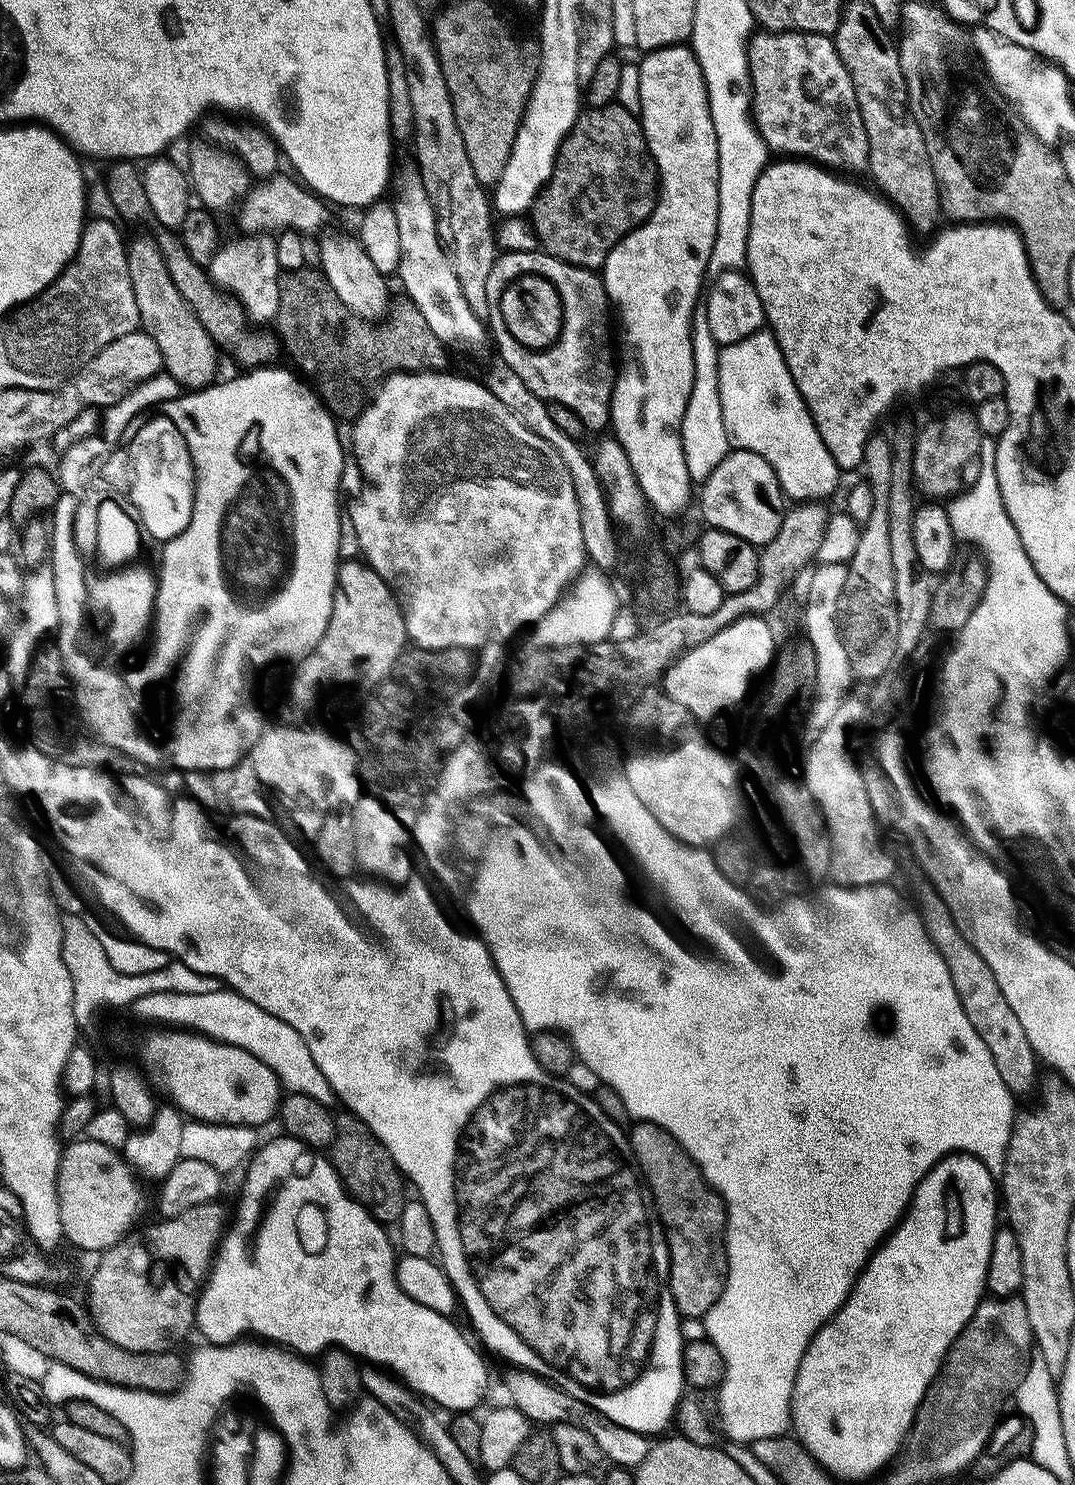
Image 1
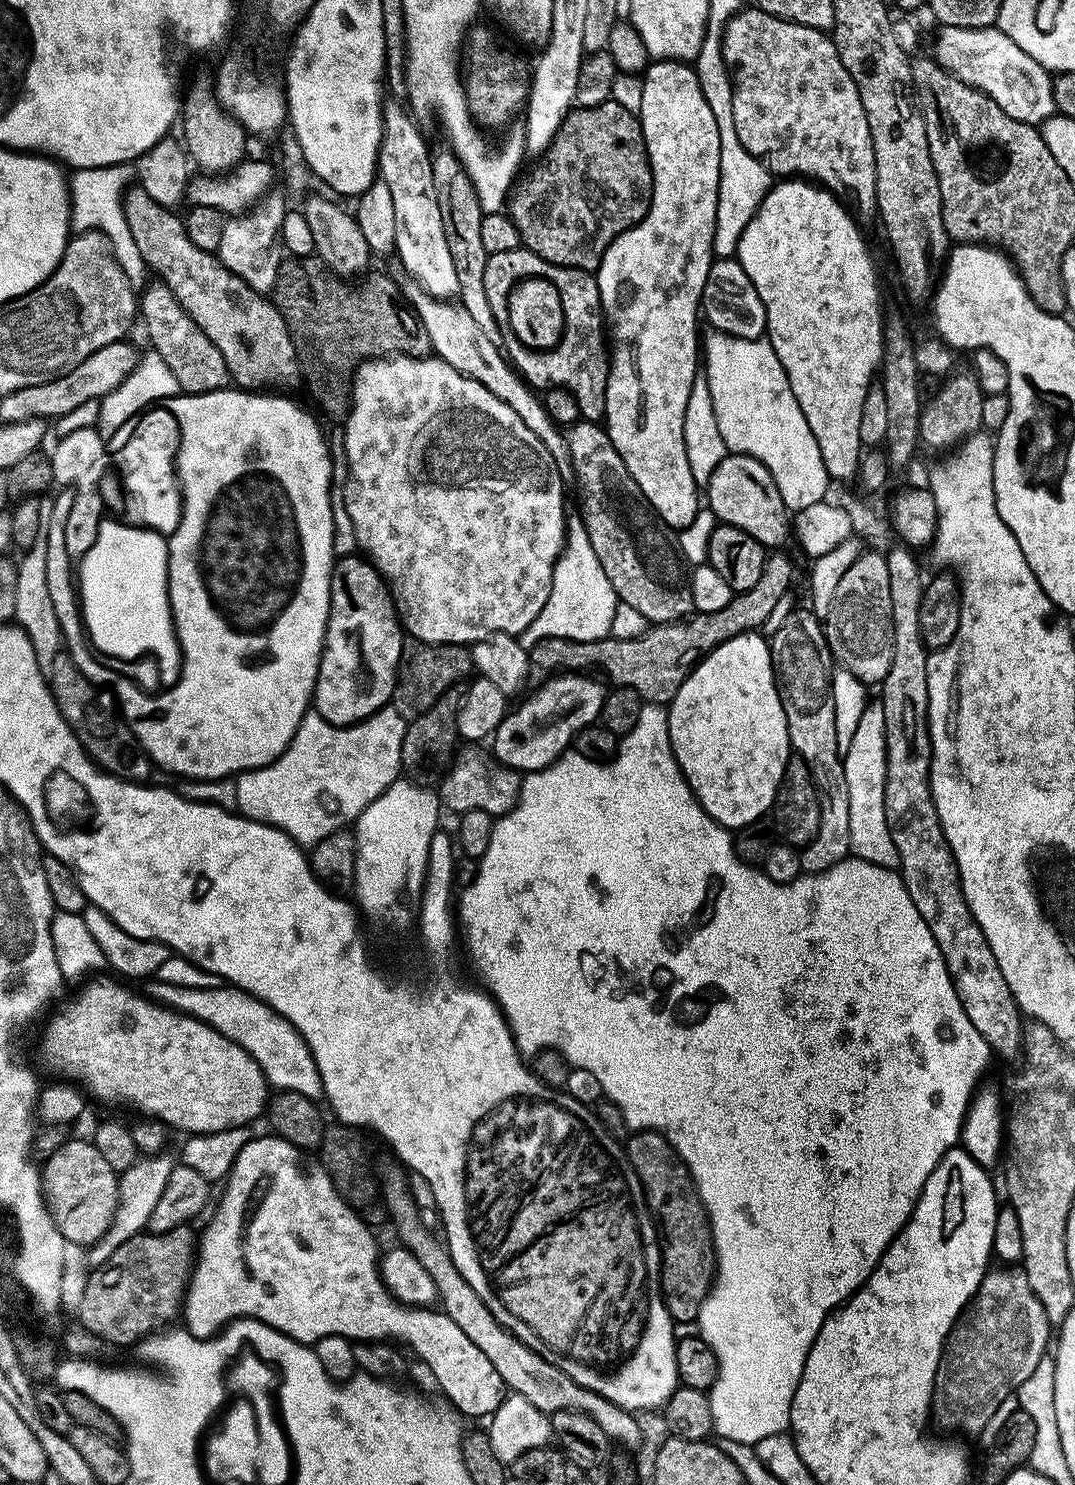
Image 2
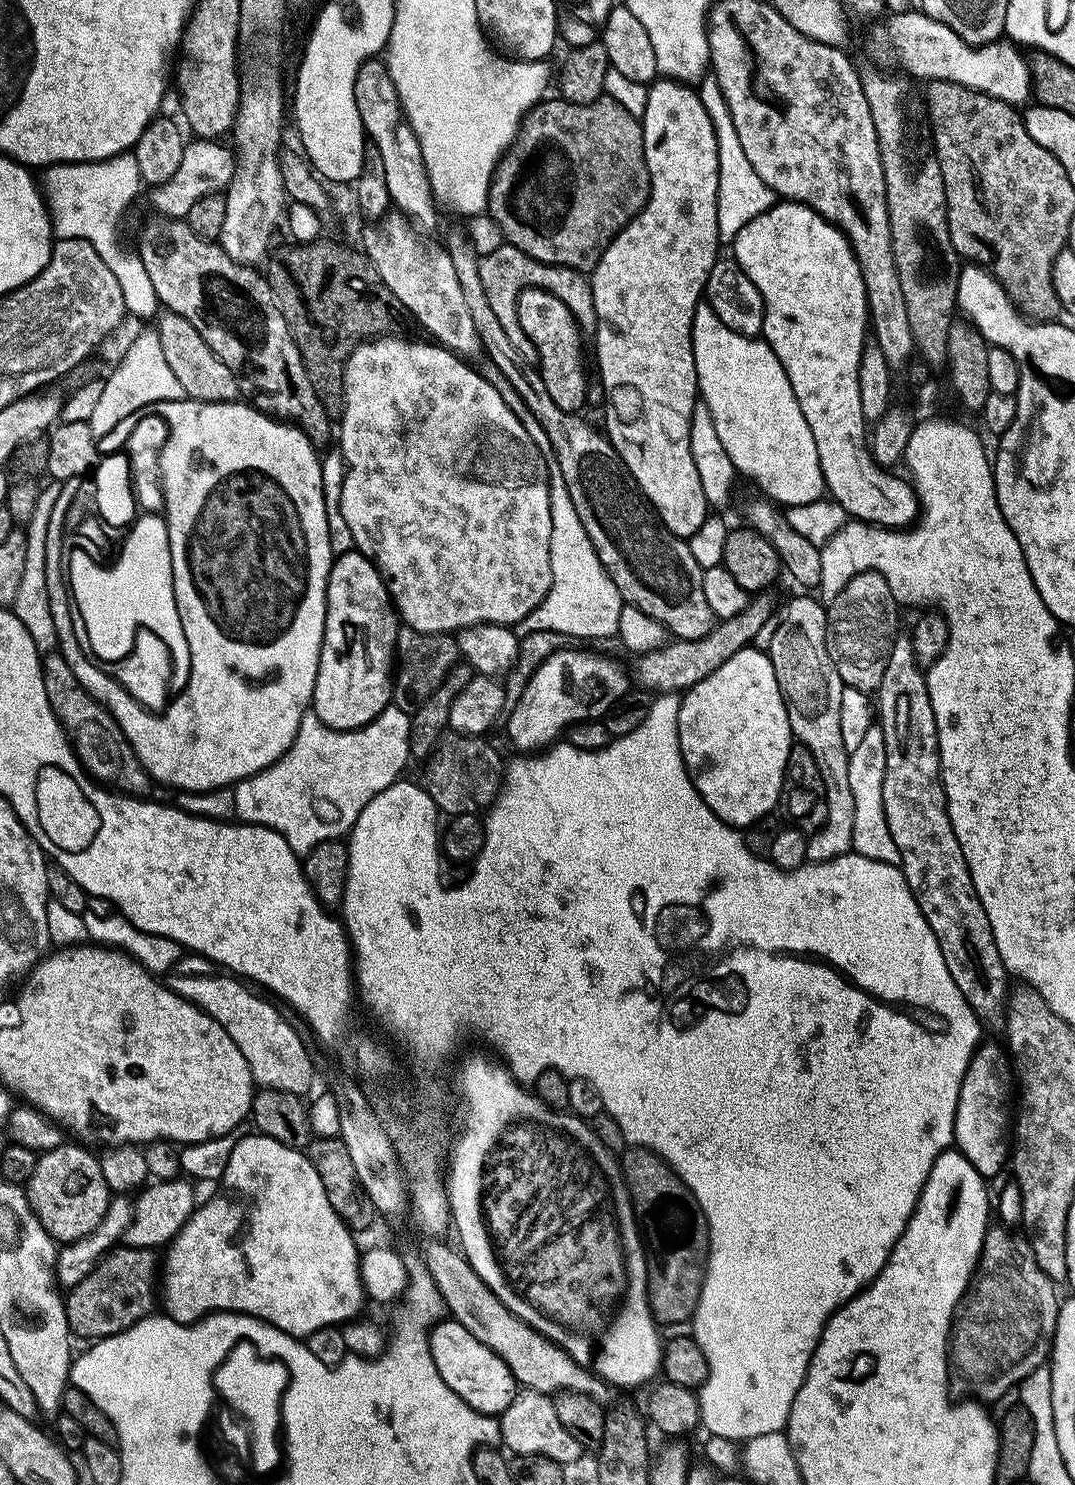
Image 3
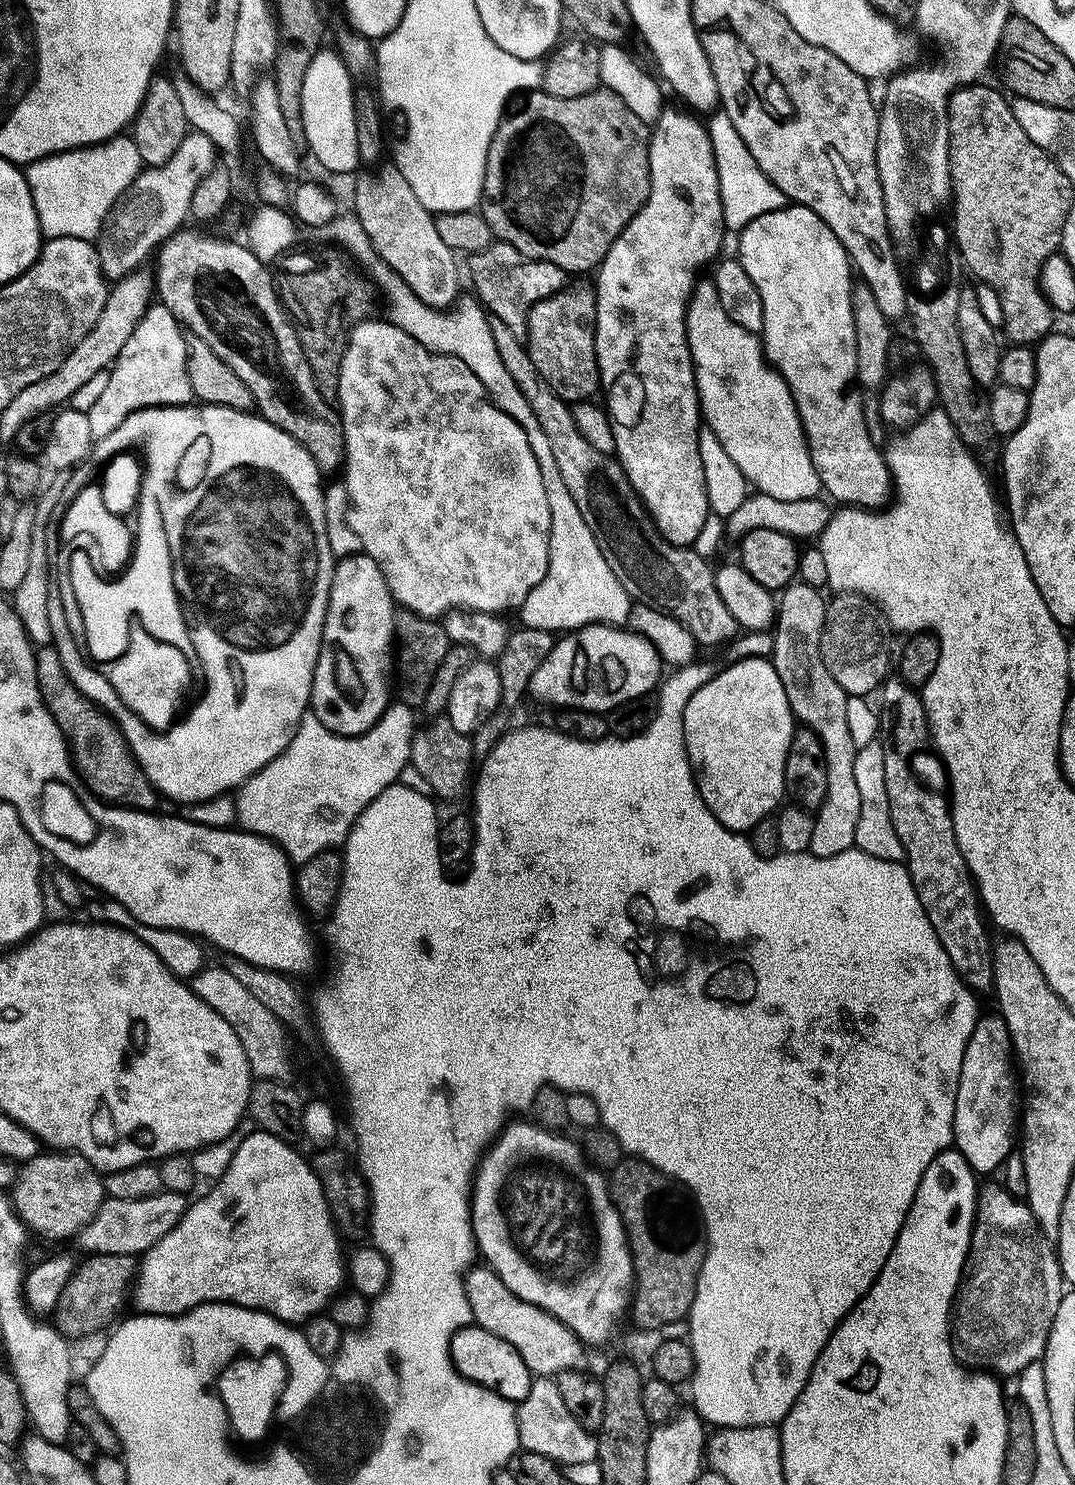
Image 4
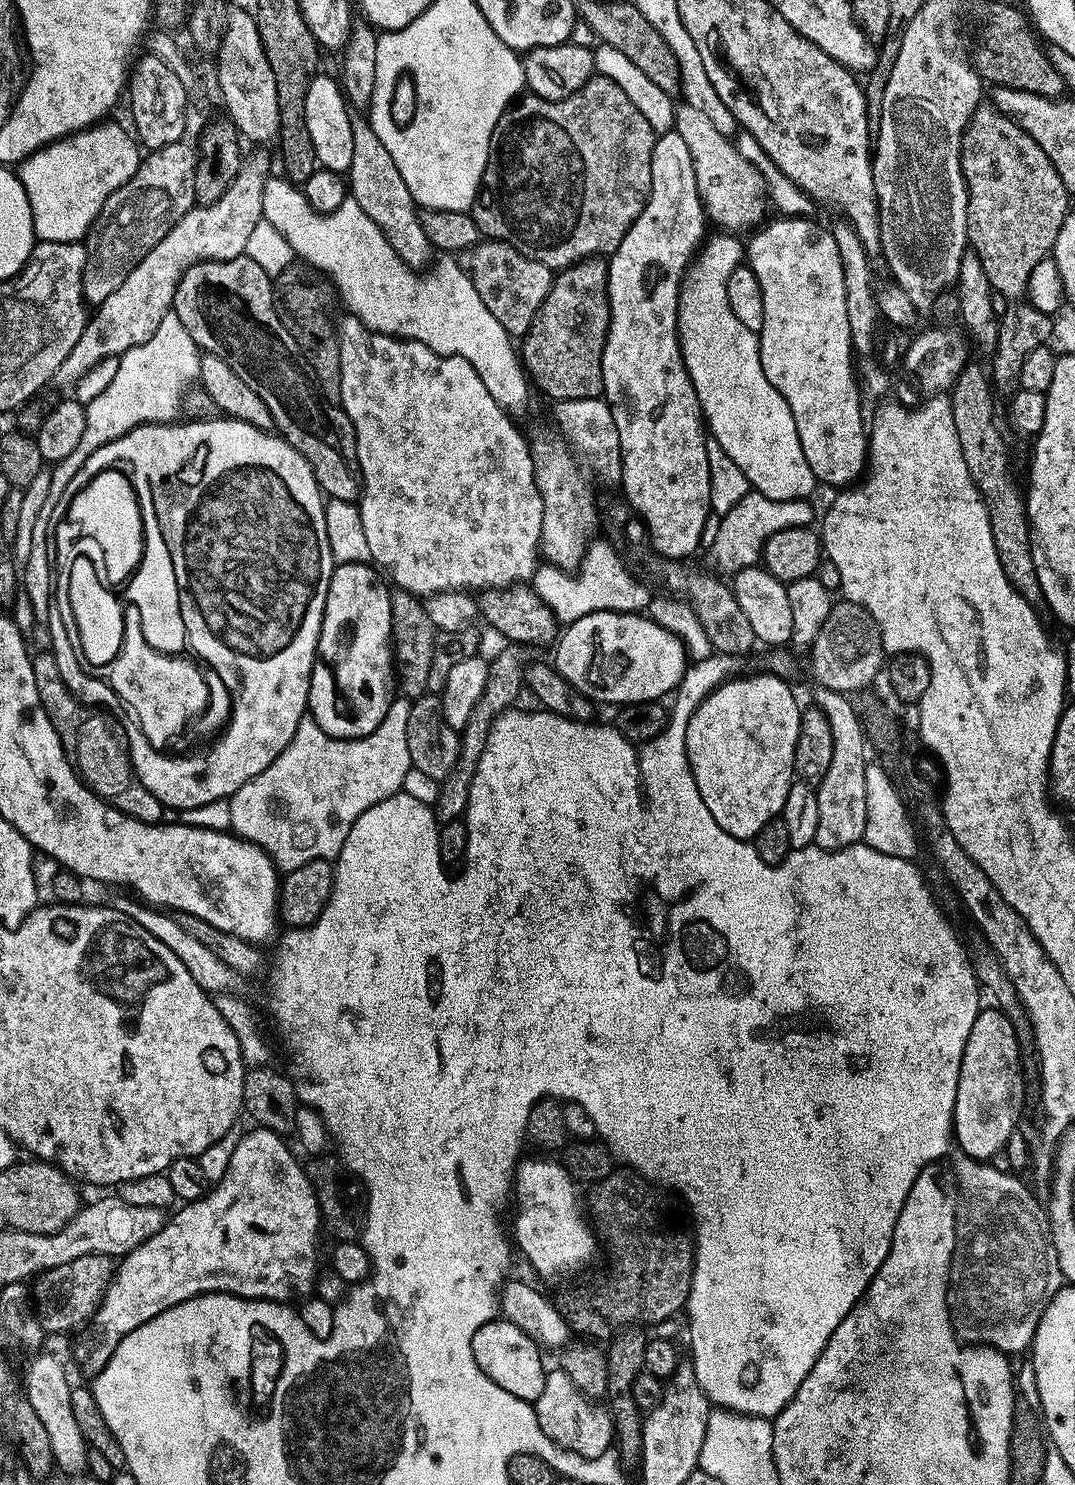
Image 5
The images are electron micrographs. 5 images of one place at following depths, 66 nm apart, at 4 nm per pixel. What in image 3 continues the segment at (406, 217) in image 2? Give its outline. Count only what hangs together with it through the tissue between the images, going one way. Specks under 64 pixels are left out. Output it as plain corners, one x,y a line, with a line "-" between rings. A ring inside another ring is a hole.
383,59
369,60
364,64
359,71
358,81
355,82
355,101
358,103
359,116
363,120
367,137
380,149
393,205
423,231
432,230
438,224
438,205
430,186
425,160
422,158
421,144
412,128
407,124
402,125
404,115
399,100
385,98
386,79
387,65

